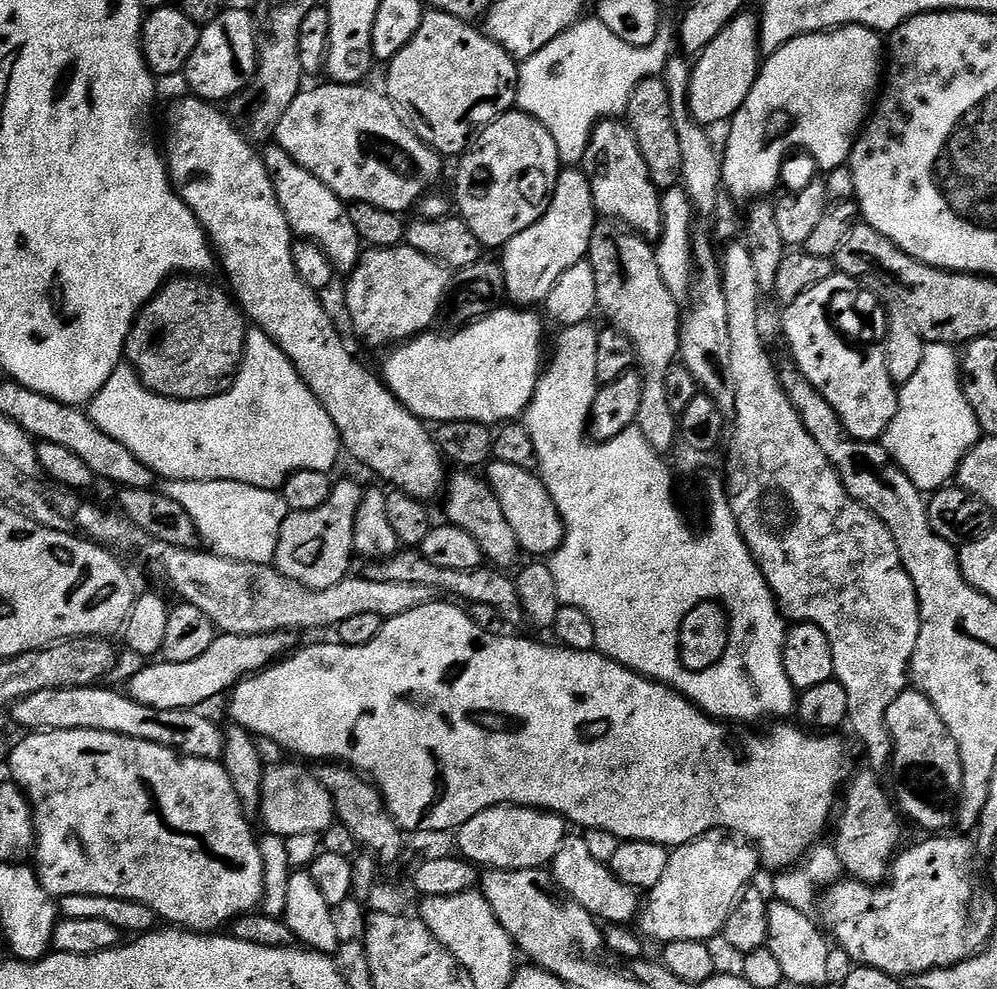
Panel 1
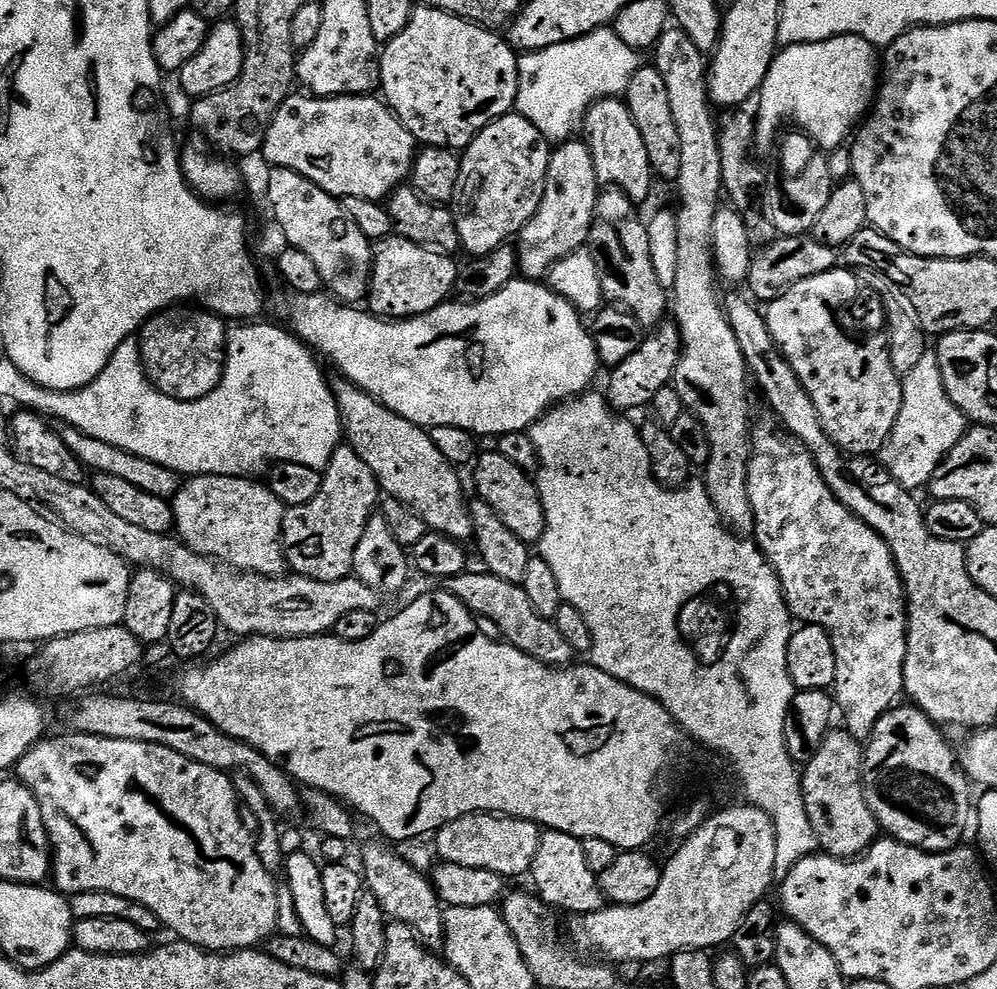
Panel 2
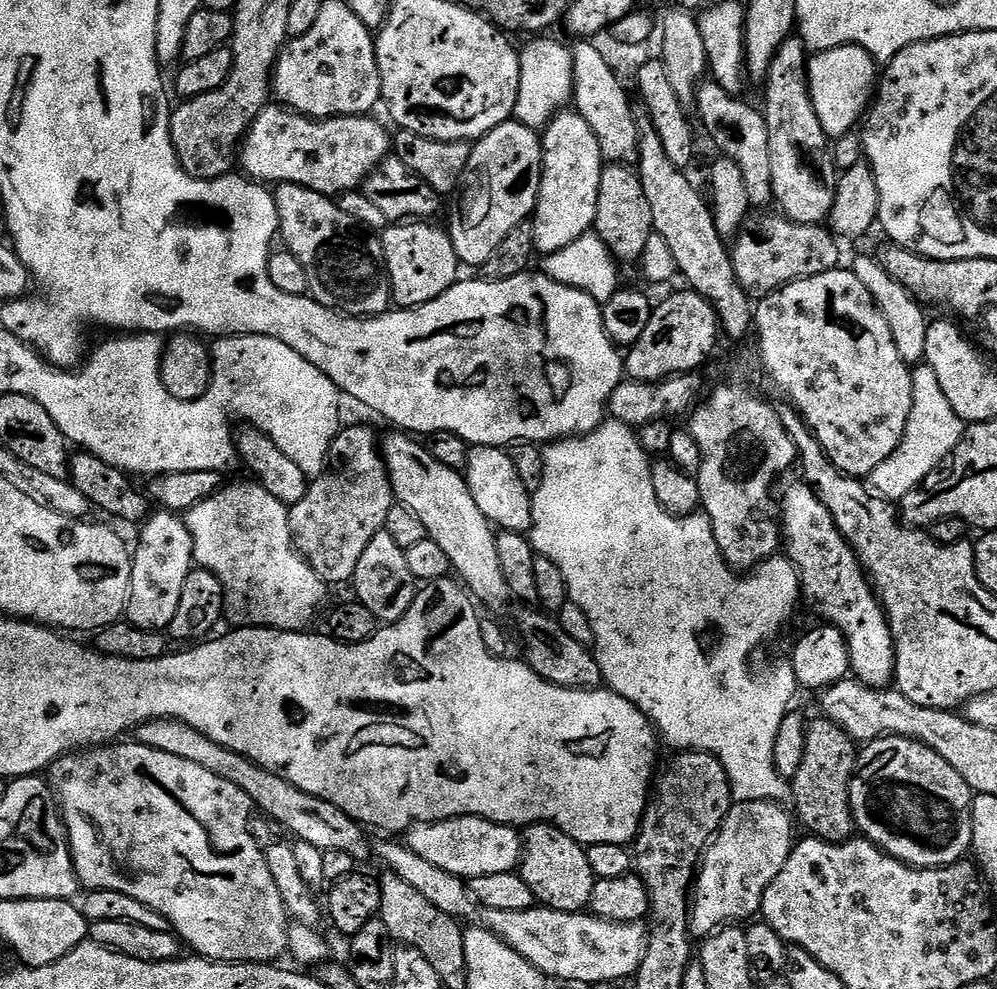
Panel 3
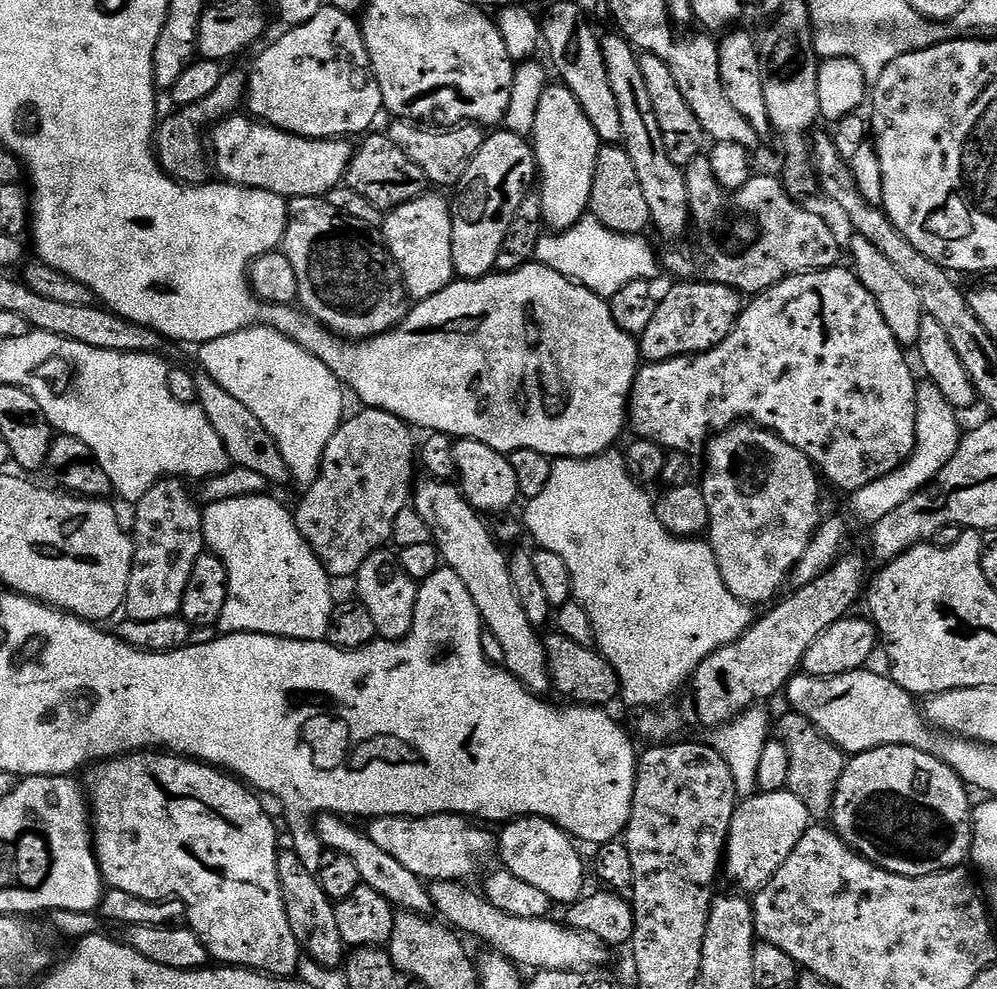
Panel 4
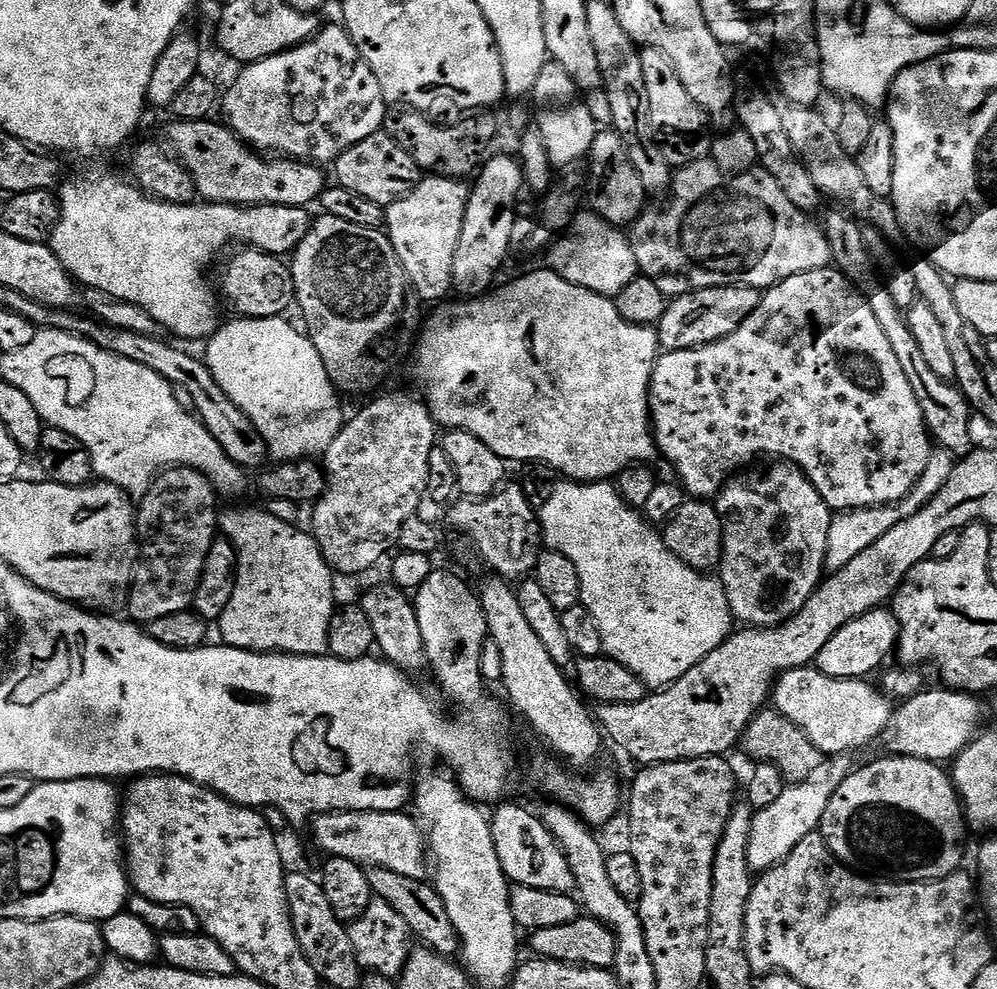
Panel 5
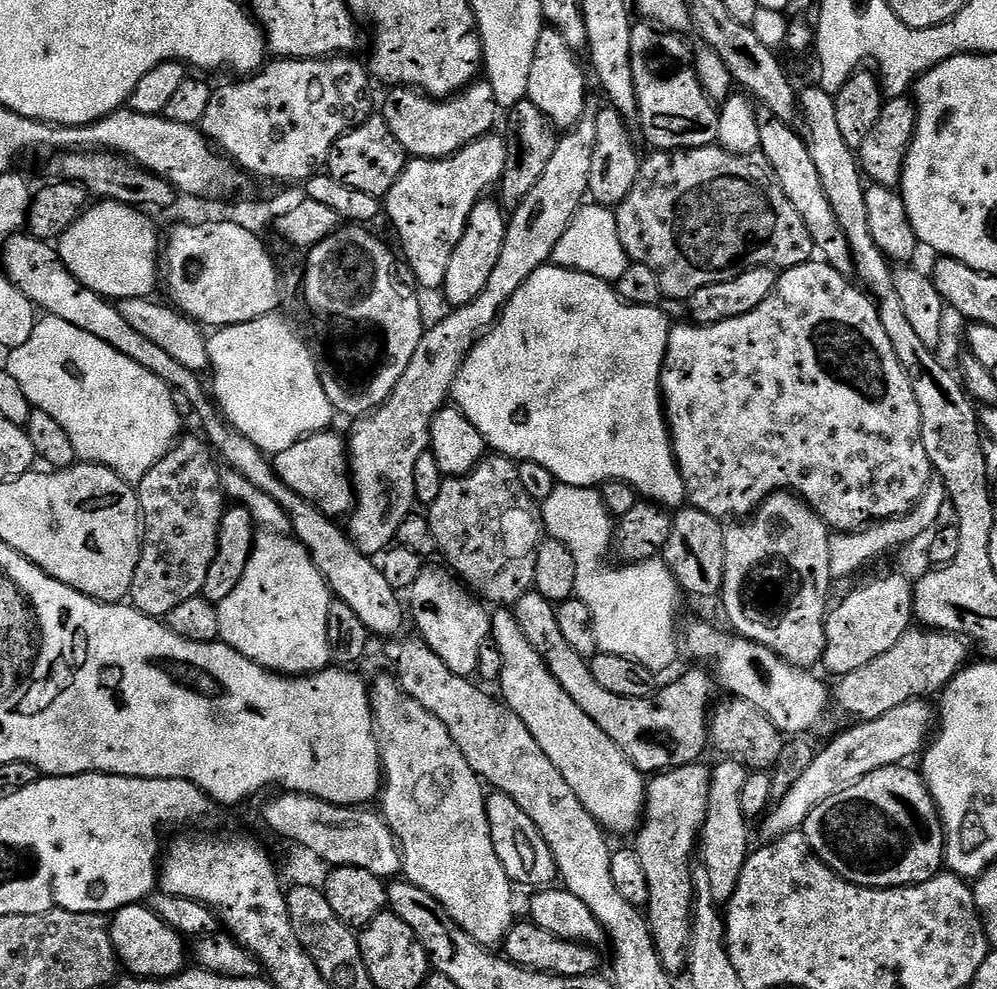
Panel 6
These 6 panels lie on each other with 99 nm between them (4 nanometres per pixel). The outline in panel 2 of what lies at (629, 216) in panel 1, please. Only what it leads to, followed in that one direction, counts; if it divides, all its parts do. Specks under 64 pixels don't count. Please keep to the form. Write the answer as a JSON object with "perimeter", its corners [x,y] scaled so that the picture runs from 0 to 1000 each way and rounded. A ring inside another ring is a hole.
{"perimeter":[[[622,99],[599,101],[586,117],[584,133],[596,160],[598,180],[603,187],[624,192],[633,202],[645,204],[654,194],[656,175],[652,156],[648,156],[648,144],[644,144],[644,134],[629,104]]]}

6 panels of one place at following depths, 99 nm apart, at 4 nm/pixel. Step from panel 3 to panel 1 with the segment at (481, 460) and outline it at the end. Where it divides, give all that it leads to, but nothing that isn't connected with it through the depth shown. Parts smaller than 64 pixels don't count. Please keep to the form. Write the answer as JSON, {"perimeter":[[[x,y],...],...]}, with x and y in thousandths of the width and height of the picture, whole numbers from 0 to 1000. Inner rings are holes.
{"perimeter":[[[494,464],[488,470],[487,484],[499,504],[499,512],[504,512],[504,520],[508,520],[508,528],[512,528],[512,532],[516,535],[516,544],[520,544],[523,555],[529,561],[530,558],[534,561],[531,563],[549,564],[562,555],[562,550],[566,547],[566,529],[556,512],[556,504],[552,504],[545,485],[538,477],[520,475],[520,471],[508,471],[508,467],[499,467]]]}

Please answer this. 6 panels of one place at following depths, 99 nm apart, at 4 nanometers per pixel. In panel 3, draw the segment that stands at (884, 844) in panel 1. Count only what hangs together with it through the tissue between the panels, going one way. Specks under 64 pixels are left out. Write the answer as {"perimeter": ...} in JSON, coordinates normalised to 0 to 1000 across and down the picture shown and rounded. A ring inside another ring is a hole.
{"perimeter":[[[829,726],[813,729],[808,742],[808,758],[800,783],[792,790],[792,809],[798,812],[797,824],[811,837],[815,846],[834,853],[856,848],[855,820],[851,814],[851,792],[859,780],[860,749]]]}

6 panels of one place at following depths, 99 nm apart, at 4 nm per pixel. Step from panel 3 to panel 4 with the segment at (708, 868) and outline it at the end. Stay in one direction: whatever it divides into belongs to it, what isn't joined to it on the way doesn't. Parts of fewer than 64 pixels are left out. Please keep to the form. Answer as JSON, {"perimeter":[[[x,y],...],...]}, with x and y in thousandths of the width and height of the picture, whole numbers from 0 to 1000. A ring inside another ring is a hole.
{"perimeter":[[[762,801],[743,808],[732,831],[728,854],[728,882],[730,878],[731,888],[743,898],[739,899],[746,904],[757,904],[771,894],[811,835],[808,815],[795,801]]]}

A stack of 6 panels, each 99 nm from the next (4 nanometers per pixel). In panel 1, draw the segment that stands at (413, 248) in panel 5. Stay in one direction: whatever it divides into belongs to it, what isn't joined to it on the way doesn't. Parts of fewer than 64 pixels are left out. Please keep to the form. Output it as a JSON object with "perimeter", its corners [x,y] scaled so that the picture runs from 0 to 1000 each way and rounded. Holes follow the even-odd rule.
{"perimeter":[[[408,249],[400,251],[375,251],[366,254],[348,280],[349,292],[345,295],[345,307],[353,323],[353,332],[369,348],[400,350],[422,336],[434,331],[437,319],[445,311],[445,298],[451,282],[450,272],[437,263],[419,257],[419,253]]]}

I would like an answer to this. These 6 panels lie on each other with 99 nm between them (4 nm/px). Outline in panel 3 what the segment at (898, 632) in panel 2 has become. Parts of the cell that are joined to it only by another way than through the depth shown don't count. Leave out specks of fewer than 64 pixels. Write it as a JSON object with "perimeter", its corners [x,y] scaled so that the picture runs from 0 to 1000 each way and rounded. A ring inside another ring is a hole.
{"perimeter":[[[799,487],[790,498],[784,502],[784,550],[794,571],[802,577],[802,597],[805,606],[823,623],[823,628],[840,635],[851,650],[851,669],[853,679],[870,696],[891,696],[899,681],[899,650],[891,632],[891,621],[875,597],[874,589],[859,563],[859,557],[849,548],[841,536],[832,516],[824,512],[818,503],[818,494]]]}

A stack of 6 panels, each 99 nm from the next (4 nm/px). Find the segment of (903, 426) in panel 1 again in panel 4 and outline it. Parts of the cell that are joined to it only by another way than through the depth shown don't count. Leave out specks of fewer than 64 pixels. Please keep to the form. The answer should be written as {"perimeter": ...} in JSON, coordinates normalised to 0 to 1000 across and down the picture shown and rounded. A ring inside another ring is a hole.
{"perimeter":[[[927,386],[919,393],[919,454],[915,456],[914,463],[903,473],[897,474],[893,479],[873,487],[873,491],[865,491],[860,497],[854,498],[851,514],[864,526],[868,532],[881,529],[893,516],[901,516],[909,504],[938,485],[939,480],[947,474],[949,467],[957,463],[963,450],[965,432],[959,426],[960,418],[955,407],[947,401],[945,394],[933,386]]]}

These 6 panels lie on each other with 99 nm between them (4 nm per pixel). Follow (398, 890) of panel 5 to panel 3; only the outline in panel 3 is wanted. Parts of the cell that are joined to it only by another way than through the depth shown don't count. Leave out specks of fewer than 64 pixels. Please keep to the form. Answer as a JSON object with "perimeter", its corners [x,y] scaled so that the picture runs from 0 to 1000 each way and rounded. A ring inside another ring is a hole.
{"perimeter":[[[145,728],[143,732],[134,737],[134,744],[141,752],[150,754],[154,758],[162,758],[166,762],[175,762],[178,766],[187,766],[187,770],[196,770],[198,775],[204,775],[206,779],[211,779],[211,783],[239,795],[239,799],[246,801],[260,820],[262,817],[271,828],[278,829],[291,844],[298,845],[296,848],[300,852],[315,855],[324,862],[331,859],[347,859],[347,863],[351,863],[358,872],[365,872],[369,861],[371,866],[371,853],[369,857],[369,849],[365,846],[364,839],[349,826],[350,822],[346,818],[335,815],[335,811],[315,807],[315,803],[307,803],[307,799],[299,799],[299,795],[292,793],[284,783],[259,775],[251,766],[207,746],[207,742],[195,738],[195,734],[187,734],[187,730],[182,728]]]}

